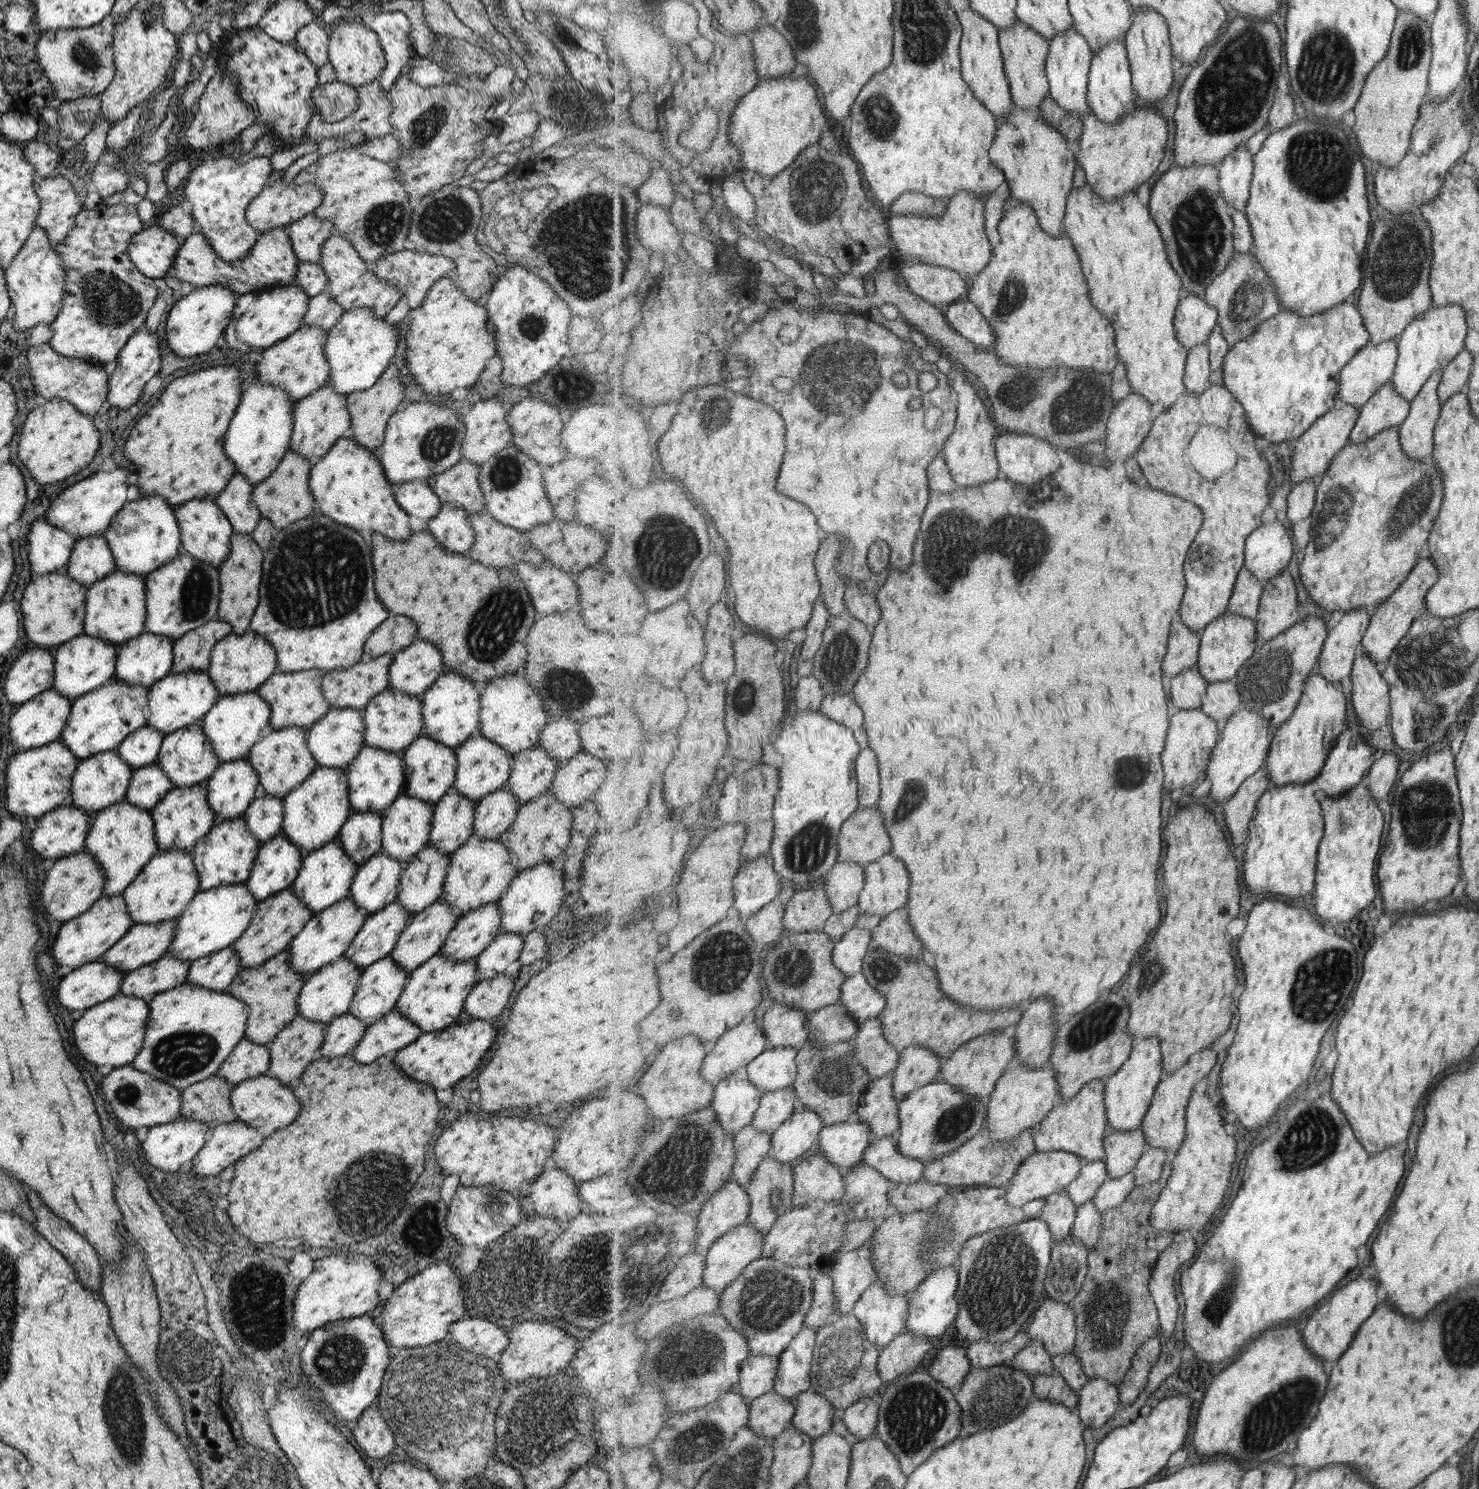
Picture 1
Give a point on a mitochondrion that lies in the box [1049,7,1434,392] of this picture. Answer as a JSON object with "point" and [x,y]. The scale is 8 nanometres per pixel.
{"point":[1230,95]}

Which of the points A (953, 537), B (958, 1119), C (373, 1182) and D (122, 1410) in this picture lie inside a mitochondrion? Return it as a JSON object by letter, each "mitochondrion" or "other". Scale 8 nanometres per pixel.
{"A":"mitochondrion","B":"mitochondrion","C":"mitochondrion","D":"mitochondrion"}

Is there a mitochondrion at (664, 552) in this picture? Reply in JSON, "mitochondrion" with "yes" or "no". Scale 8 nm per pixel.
{"mitochondrion":"yes"}

